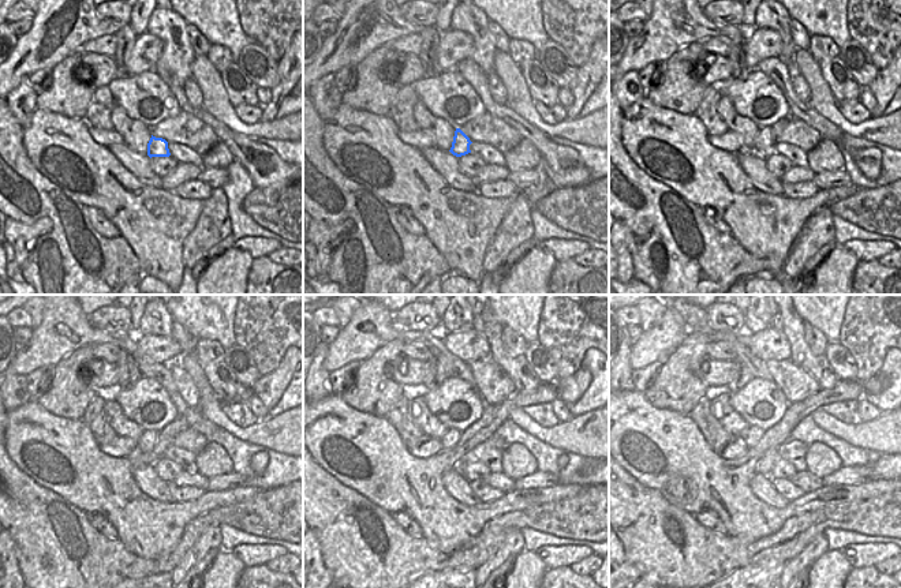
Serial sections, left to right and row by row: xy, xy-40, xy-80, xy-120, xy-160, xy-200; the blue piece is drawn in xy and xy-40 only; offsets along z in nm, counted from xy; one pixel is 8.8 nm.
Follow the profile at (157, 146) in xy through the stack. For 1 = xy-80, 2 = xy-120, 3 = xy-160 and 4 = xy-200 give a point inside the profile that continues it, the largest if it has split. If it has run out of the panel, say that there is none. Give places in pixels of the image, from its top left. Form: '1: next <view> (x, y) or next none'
1: next xy-80 (763, 143)
2: next xy-120 (146, 442)
3: next xy-160 (451, 437)
4: next xy-200 (751, 435)

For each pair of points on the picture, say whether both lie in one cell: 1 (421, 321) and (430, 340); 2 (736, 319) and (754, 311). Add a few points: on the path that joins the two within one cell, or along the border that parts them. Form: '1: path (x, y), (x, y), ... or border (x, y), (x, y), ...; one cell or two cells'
1: border (395, 324), (404, 329), (433, 330), (436, 333); two cells
2: border (743, 313), (744, 330); two cells

